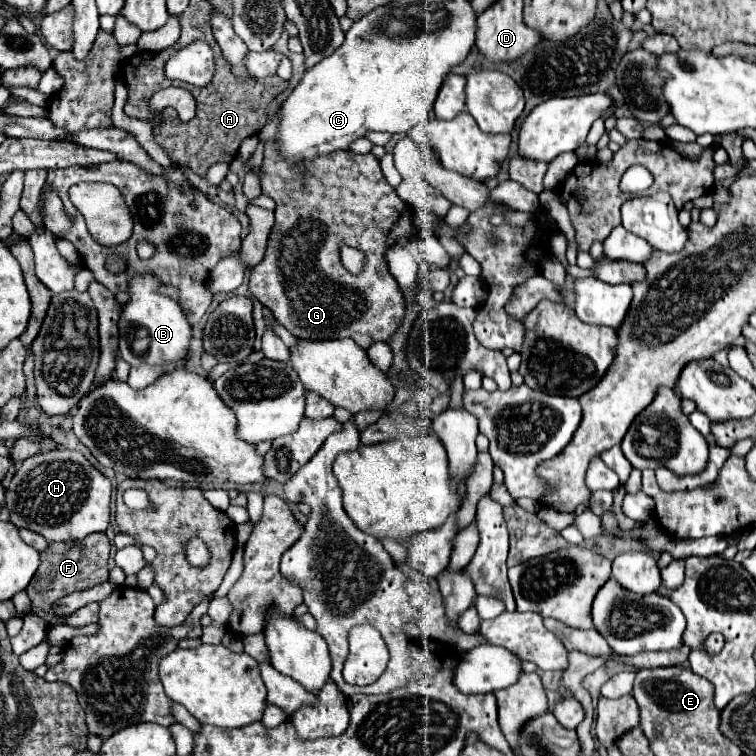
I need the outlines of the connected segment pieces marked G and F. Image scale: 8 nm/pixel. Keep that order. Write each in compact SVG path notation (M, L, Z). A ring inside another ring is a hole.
M266 141L266 149L264 149L264 163L262 163L262 175L260 175L260 187L262 193L272 197L276 201L276 223L270 231L268 237L268 249L266 249L266 257L262 259L262 263L258 263L252 271L250 271L250 293L266 307L272 309L274 317L296 337L302 341L328 341L328 339L342 339L342 337L350 337L354 339L362 349L368 349L372 343L378 341L388 341L392 337L392 333L396 331L396 327L400 325L402 317L404 317L404 295L396 283L396 279L390 275L388 265L386 265L386 251L396 245L402 237L410 237L414 233L414 211L410 205L406 205L394 191L394 187L388 185L388 181L382 175L380 169L380 161L372 155L358 155L352 151L334 151L334 155L320 155L318 159L312 159L310 163L306 163L306 167L298 169L298 161L292 159L282 159L282 155L278 155L278 151L274 151L274 141ZM340 243L346 243L348 247L354 247L358 251L364 253L366 261L360 273L350 273L346 271L346 267L340 265Z
M92 533L82 541L66 541L66 543L50 541L48 549L40 553L42 563L26 589L28 597L32 599L32 613L40 615L48 625L62 625L64 617L54 615L54 603L68 593L84 591L98 583L108 581L108 569L106 569L108 553L110 553L110 543L106 533Z

